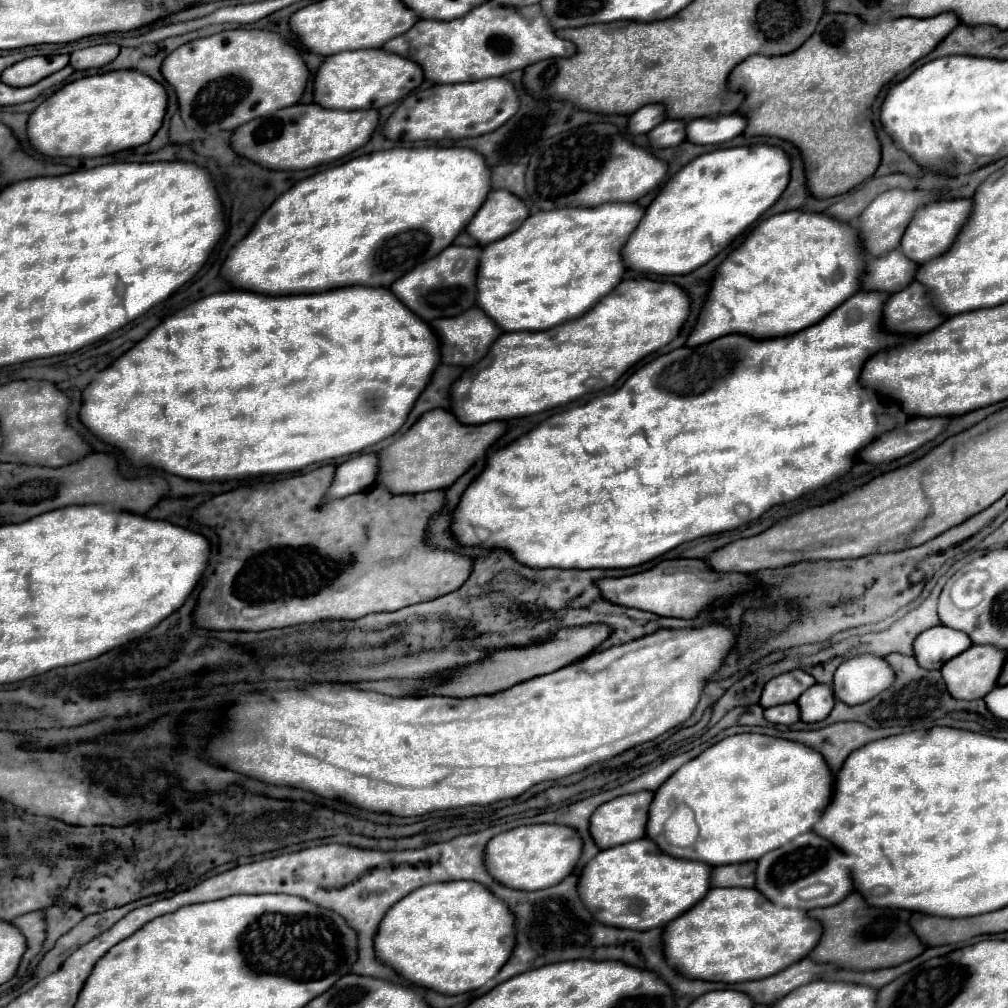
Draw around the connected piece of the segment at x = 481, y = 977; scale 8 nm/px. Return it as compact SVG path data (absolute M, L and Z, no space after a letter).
M478 882L428 884L388 910L376 934L376 958L416 986L456 996L498 974L512 954L514 934L508 906Z

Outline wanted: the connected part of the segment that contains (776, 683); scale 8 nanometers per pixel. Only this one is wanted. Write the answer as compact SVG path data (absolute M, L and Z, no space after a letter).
M792 670L792 672L780 674L764 686L760 706L770 708L770 706L786 704L786 702L796 702L800 698L800 694L814 684L816 684L816 680L810 674L806 674L804 670Z

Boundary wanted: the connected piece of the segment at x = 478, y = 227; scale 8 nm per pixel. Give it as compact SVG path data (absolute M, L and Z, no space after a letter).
M492 190L474 218L468 222L466 232L480 244L486 246L508 236L528 218L526 204L510 194L508 190Z

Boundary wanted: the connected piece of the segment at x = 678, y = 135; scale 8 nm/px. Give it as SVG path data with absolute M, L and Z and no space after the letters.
M664 120L660 126L648 132L650 148L670 148L684 142L684 122Z

